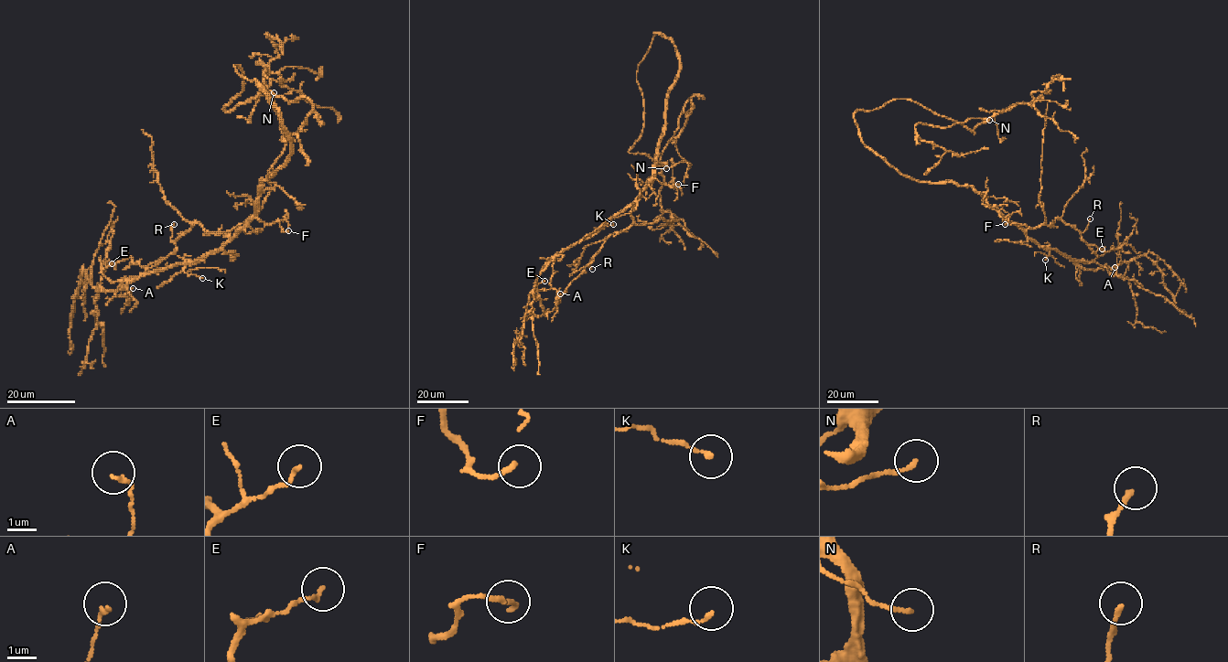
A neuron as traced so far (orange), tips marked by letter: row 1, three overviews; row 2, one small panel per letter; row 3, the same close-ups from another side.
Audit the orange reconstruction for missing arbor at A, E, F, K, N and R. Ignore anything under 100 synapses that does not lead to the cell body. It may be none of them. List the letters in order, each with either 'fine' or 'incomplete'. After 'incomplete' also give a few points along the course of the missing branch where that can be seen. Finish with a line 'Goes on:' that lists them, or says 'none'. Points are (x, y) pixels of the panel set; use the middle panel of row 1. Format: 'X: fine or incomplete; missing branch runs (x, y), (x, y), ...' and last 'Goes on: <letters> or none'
A: fine
E: fine
F: fine
K: fine
N: fine
R: fine
Goes on: none

